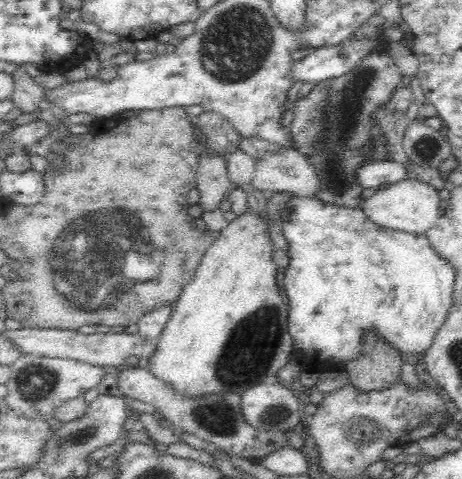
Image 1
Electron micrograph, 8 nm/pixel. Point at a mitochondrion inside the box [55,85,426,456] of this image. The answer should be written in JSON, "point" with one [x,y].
{"point":[247,357]}

